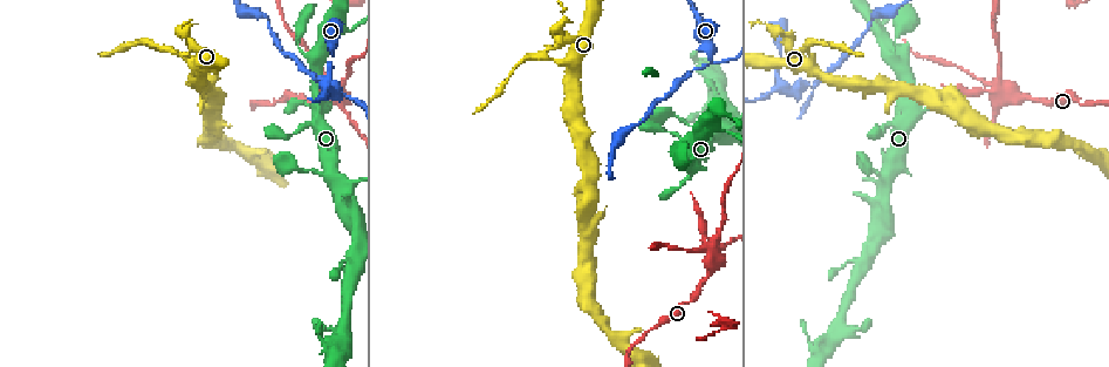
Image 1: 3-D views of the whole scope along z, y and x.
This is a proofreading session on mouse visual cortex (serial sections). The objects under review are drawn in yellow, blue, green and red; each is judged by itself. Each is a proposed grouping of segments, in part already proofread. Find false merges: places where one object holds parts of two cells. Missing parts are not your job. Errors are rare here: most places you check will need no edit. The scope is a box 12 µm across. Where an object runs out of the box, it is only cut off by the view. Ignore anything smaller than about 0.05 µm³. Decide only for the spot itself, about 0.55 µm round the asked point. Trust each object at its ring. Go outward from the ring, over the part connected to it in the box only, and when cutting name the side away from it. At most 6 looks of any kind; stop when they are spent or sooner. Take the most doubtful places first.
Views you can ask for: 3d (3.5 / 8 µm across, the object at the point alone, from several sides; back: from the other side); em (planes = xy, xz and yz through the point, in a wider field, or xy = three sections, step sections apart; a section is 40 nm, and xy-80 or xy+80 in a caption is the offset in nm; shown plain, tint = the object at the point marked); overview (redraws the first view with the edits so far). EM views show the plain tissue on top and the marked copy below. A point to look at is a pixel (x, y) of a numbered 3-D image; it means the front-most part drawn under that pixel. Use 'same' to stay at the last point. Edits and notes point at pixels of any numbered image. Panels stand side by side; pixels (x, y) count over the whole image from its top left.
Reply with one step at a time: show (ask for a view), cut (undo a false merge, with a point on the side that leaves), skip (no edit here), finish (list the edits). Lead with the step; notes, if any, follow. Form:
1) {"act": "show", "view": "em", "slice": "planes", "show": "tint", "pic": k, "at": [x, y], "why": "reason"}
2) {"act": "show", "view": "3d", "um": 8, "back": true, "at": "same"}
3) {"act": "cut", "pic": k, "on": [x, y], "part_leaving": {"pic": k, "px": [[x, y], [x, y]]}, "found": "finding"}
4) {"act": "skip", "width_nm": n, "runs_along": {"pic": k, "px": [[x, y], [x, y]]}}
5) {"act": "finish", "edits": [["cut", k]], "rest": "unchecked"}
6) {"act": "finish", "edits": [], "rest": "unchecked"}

{"act": "show", "view": "3d", "um": 8, "pic": 1, "at": [812, 88], "why": "sharp bend"}

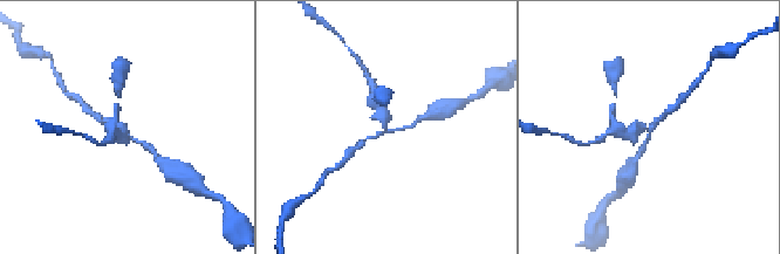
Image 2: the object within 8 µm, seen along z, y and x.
{"act": "show", "view": "3d", "um": 3.5, "pic": 2, "at": [123, 127], "why": "closer look"}

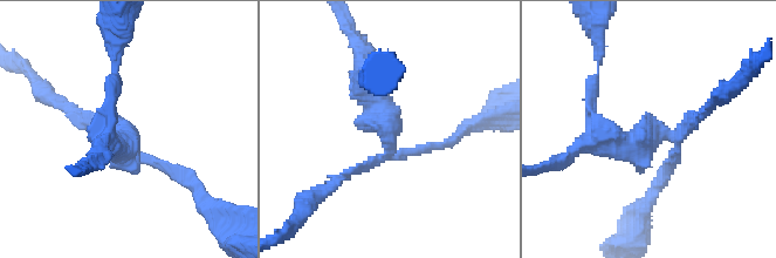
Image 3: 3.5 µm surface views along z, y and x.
{"act": "show", "view": "em", "slice": "planes", "show": "tint", "pic": 3, "at": [669, 133], "arms": 3, "arm_widths_nm": [150, 150, 300]}

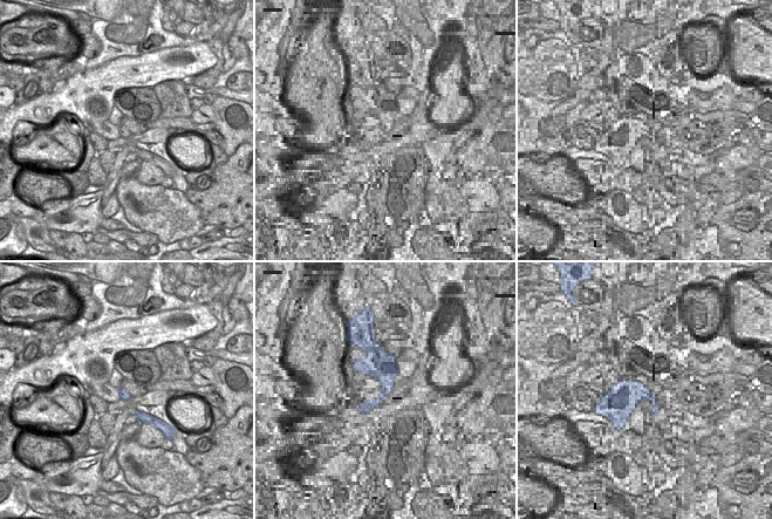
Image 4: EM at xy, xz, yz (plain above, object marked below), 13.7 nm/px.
{"act": "cut", "pic": 3, "on": [88, 114], "part_leaving": {"pic": 3, "px": [[385, 155], [324, 188], [302, 215]]}, "found": "two cells meet here"}

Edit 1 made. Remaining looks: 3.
{"act": "show", "view": "overview", "why": "see it whole again"}

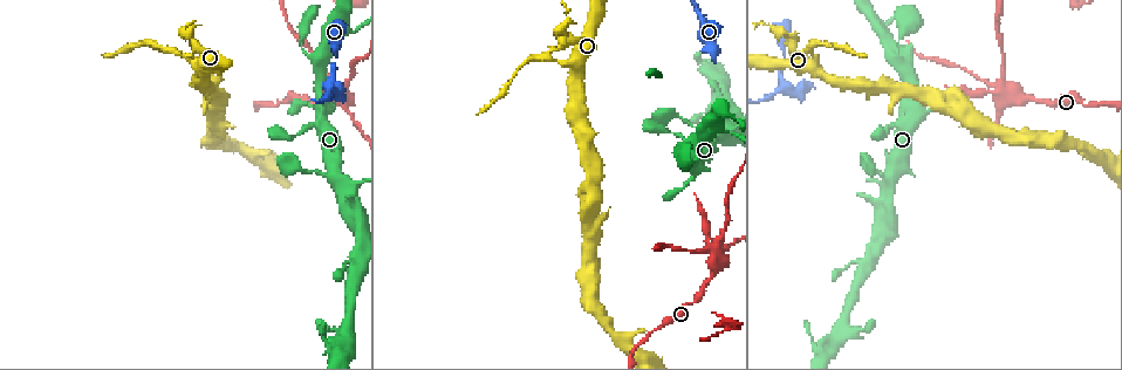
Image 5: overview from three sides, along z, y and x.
{"act": "show", "view": "3d", "um": 3.5, "pic": 5, "at": [1002, 90], "why": "looks like a crossing"}

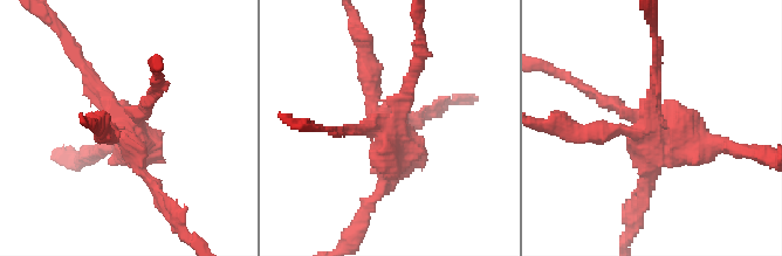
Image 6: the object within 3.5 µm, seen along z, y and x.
{"act": "show", "view": "em", "slice": "planes", "show": "tint", "pic": 6, "at": [132, 126]}

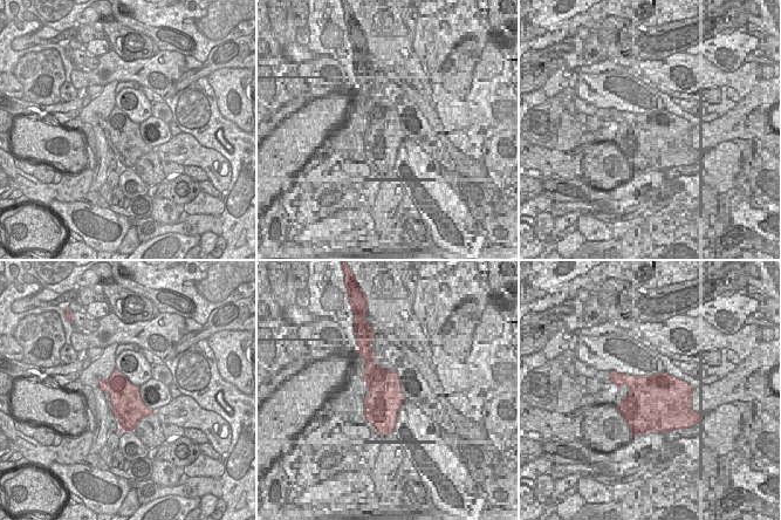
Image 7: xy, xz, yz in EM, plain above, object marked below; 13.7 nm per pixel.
{"act": "cut", "pic": 6, "on": [610, 128], "found": "a second cell is stuck on"}

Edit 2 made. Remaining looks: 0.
{"act": "finish", "edits": [["cut", 3], ["cut", 6]], "rest": "unchecked"}

